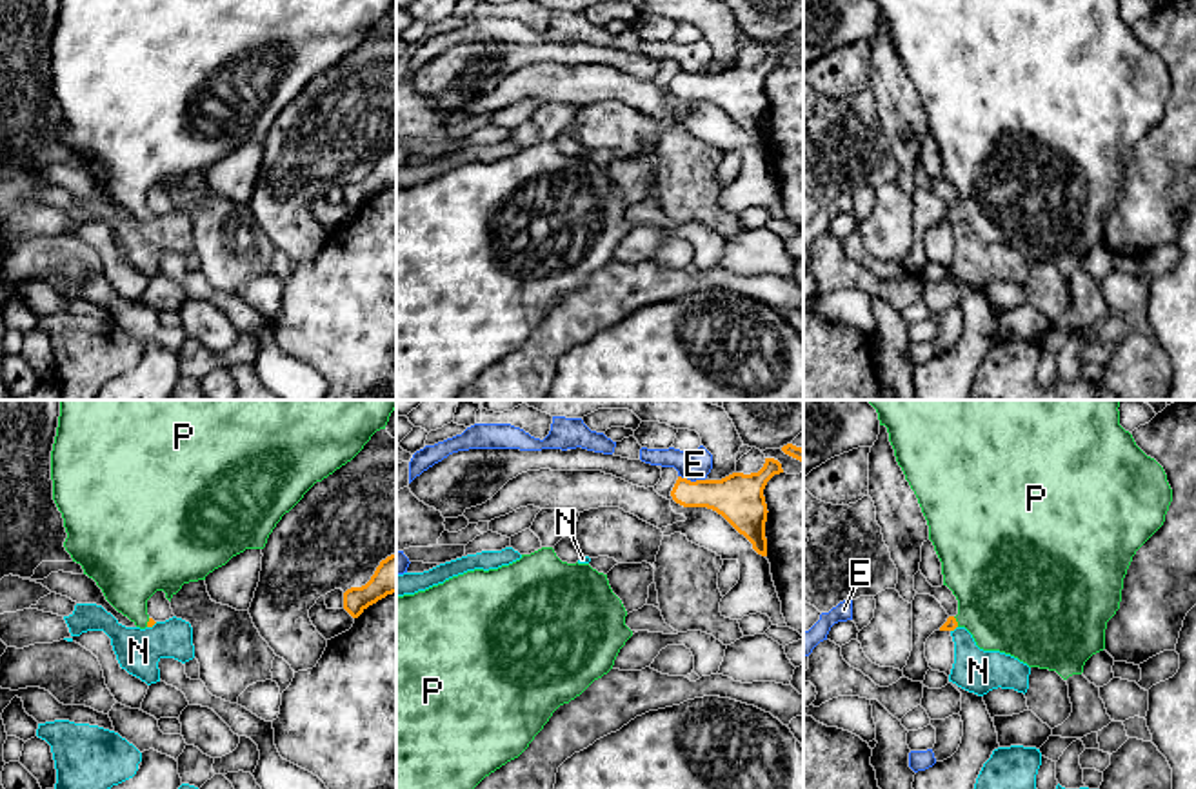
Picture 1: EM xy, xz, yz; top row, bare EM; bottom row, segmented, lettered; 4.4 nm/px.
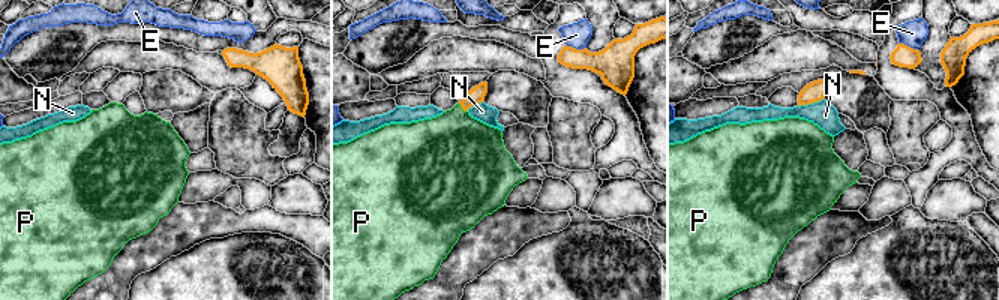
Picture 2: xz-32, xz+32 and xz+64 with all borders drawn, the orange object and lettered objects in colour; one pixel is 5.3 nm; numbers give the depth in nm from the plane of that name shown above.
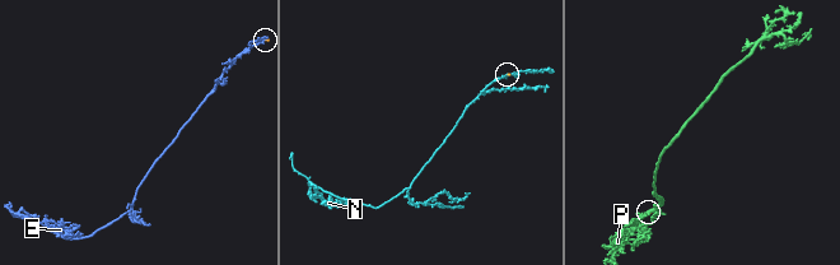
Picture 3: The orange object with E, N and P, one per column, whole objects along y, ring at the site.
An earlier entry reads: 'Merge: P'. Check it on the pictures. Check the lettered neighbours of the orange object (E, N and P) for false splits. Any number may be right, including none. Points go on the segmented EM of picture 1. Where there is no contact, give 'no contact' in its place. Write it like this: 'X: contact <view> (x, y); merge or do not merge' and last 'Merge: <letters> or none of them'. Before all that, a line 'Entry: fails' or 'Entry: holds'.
Entry: holds
E: contact xz (689, 480); do not merge
N: contact xy (151, 626); do not merge
P: contact yz (956, 622); merge
Merge: P

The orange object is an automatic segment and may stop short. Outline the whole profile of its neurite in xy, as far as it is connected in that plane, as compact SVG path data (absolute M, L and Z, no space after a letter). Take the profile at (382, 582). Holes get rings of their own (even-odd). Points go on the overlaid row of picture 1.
M396 554L380 562L371 580L344 593L344 609L358 618L369 605L396 593Z

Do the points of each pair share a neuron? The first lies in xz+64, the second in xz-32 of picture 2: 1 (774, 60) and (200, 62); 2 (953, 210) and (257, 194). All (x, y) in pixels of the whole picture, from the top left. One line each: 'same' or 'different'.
1: same
2: different

